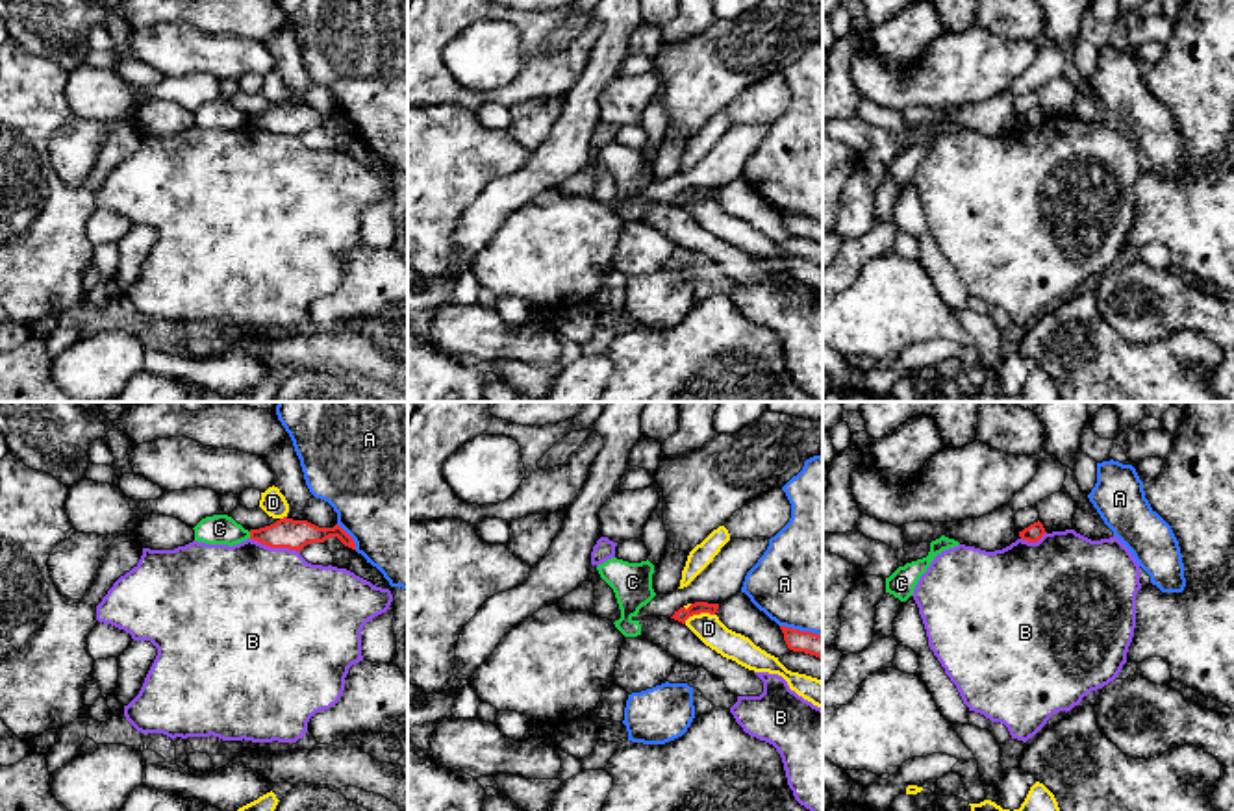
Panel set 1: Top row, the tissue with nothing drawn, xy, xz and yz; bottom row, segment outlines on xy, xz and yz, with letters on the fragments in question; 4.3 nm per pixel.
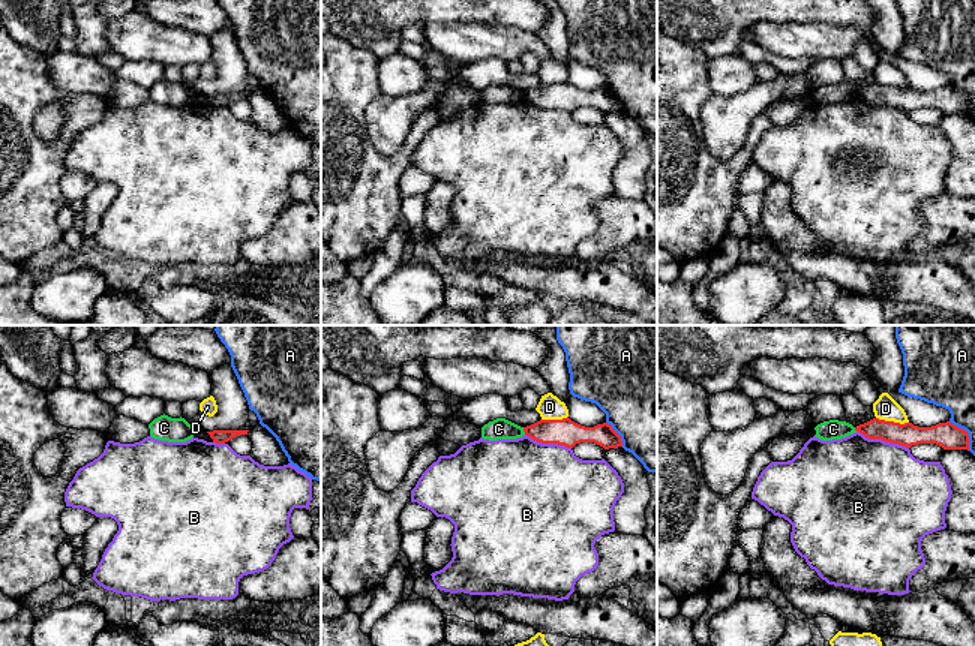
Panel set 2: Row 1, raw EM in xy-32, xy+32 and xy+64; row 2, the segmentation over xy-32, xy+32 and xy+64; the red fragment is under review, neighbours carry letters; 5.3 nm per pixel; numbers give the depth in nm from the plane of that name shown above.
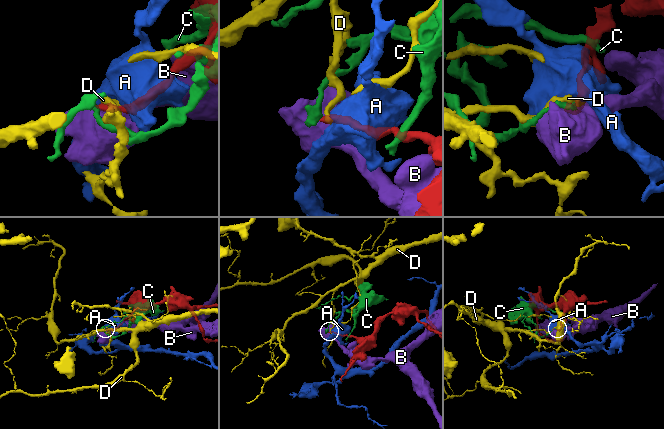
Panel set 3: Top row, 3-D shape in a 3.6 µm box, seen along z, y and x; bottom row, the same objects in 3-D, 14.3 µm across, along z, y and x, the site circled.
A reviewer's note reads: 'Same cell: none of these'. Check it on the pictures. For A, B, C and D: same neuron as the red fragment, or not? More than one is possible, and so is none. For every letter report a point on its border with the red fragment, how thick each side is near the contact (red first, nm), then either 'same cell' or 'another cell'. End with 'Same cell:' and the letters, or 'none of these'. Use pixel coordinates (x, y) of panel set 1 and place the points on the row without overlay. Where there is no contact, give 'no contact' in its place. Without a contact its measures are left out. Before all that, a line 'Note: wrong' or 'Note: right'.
Note: right
A: xy (349, 121) | 130/500 nm | another cell
B: xy (275, 132) | 130/500 nm | another cell
C: xy (251, 121) | 130/130 nm | another cell
D: xz (699, 199) | 60/120 nm | another cell
Same cell: none of these

